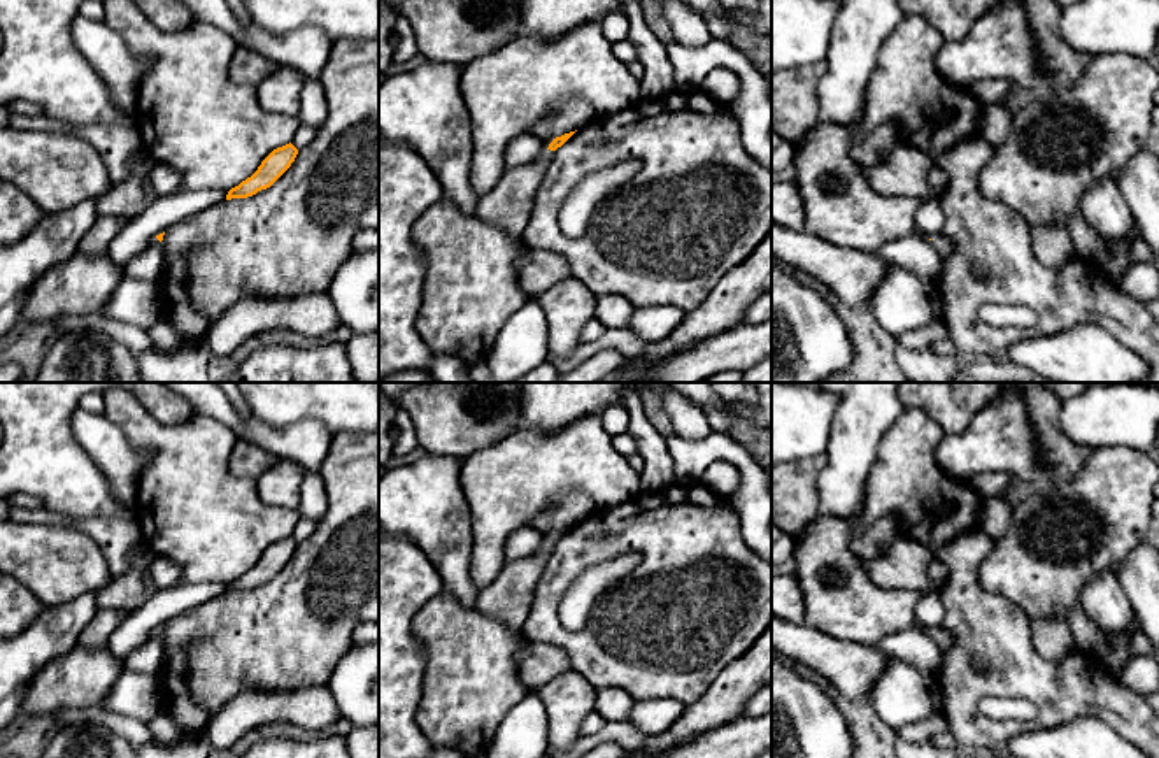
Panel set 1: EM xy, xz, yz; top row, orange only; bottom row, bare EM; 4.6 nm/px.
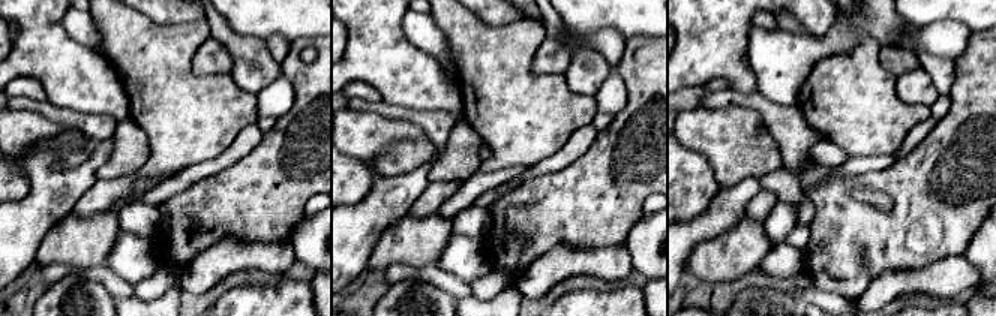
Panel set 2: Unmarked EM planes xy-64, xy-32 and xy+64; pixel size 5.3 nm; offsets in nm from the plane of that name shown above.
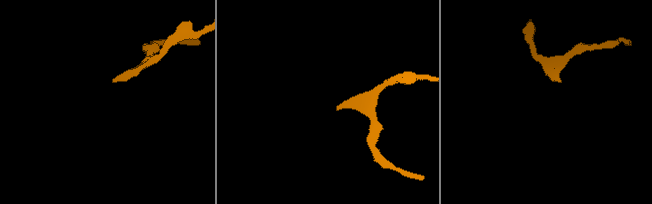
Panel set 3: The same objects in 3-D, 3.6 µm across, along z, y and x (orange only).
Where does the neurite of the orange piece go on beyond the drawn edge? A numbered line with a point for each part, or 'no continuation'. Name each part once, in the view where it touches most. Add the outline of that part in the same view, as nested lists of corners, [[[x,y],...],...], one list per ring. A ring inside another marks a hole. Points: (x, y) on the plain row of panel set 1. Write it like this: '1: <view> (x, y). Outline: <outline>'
1: xz (509, 597). Outline: [[[545,542],[530,556],[505,561],[494,581],[479,590],[475,609],[514,632],[523,630],[552,546]]]

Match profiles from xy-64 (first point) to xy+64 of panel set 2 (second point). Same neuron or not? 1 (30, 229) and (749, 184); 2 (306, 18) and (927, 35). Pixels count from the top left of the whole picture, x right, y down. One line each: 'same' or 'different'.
1: same
2: different

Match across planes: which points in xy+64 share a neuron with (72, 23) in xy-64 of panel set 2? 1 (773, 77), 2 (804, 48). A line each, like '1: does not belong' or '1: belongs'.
1: belongs
2: belongs

